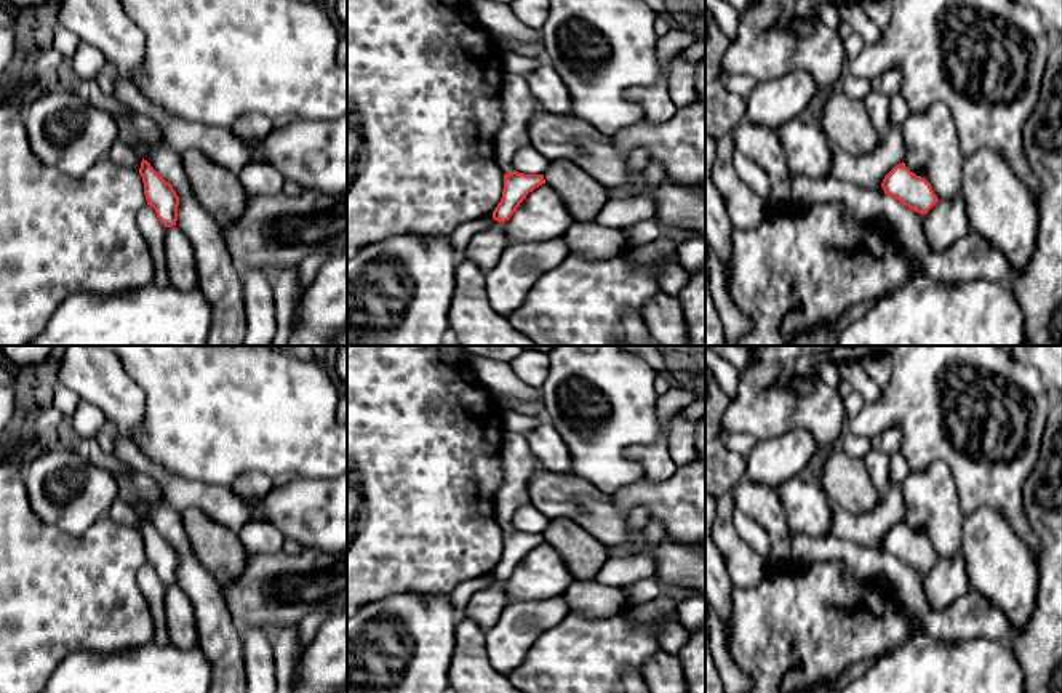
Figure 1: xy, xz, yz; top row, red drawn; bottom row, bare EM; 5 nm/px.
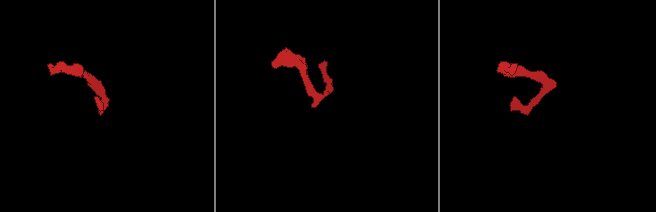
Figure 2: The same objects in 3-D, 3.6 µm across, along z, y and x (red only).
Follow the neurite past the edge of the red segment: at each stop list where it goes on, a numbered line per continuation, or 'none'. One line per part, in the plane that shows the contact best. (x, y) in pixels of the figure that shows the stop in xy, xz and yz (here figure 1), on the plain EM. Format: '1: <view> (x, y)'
none

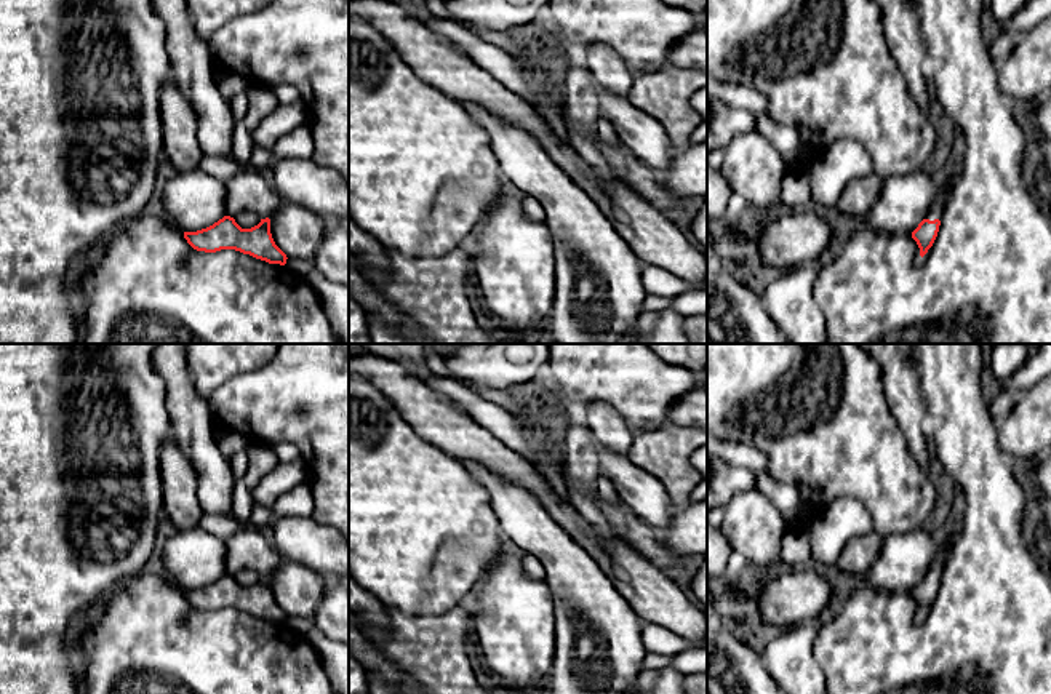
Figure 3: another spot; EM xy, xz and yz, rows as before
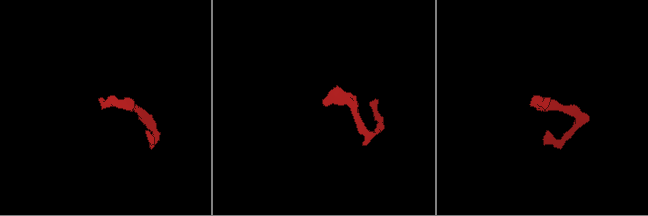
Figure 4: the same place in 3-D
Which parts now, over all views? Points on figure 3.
1: yz (936, 568)

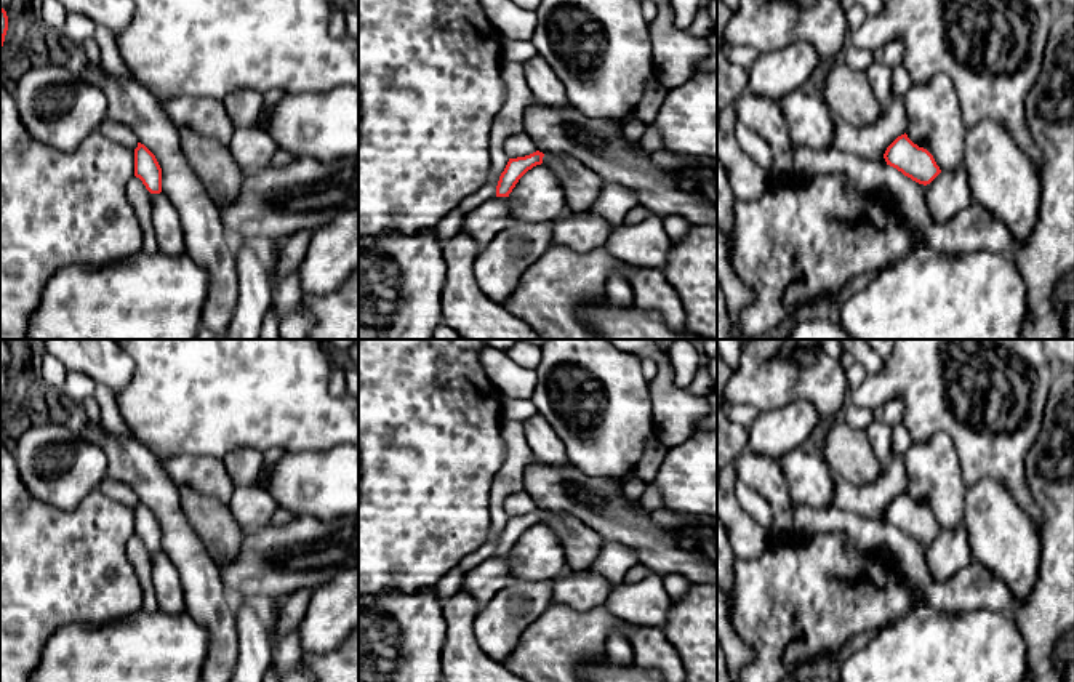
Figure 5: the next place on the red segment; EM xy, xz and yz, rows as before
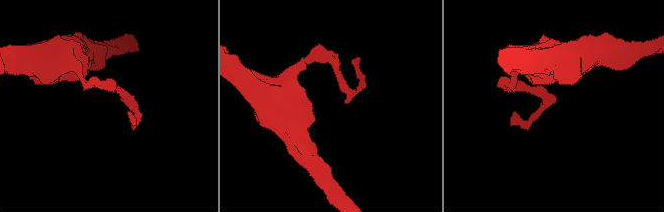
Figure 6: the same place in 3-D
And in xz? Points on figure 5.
none

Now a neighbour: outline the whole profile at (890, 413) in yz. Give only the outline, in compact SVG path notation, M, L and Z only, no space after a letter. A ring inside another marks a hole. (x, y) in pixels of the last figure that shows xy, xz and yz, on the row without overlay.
M888 400L879 405L874 411L877 421L893 427L903 421L903 403L901 400Z

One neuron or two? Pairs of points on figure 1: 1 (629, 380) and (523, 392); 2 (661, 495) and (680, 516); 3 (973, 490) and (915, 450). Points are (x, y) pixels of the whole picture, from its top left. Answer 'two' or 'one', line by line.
1: two
2: one
3: one

